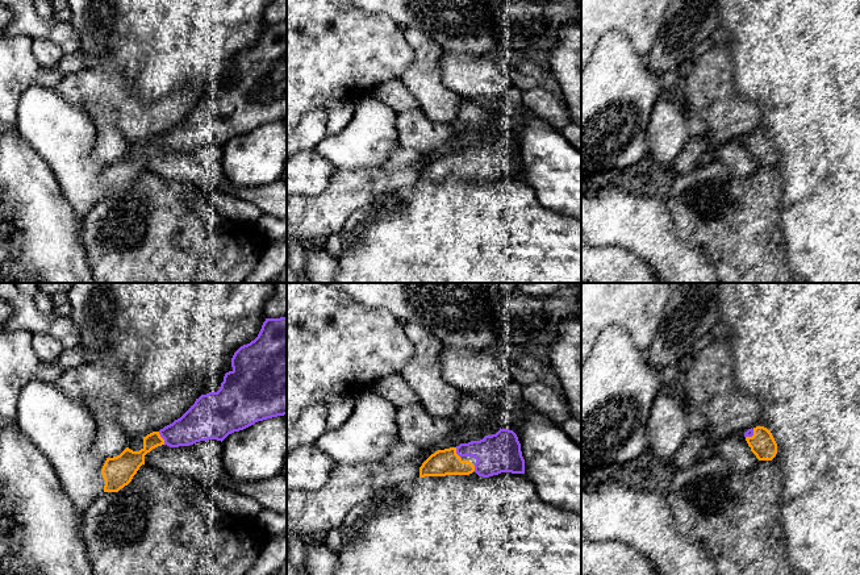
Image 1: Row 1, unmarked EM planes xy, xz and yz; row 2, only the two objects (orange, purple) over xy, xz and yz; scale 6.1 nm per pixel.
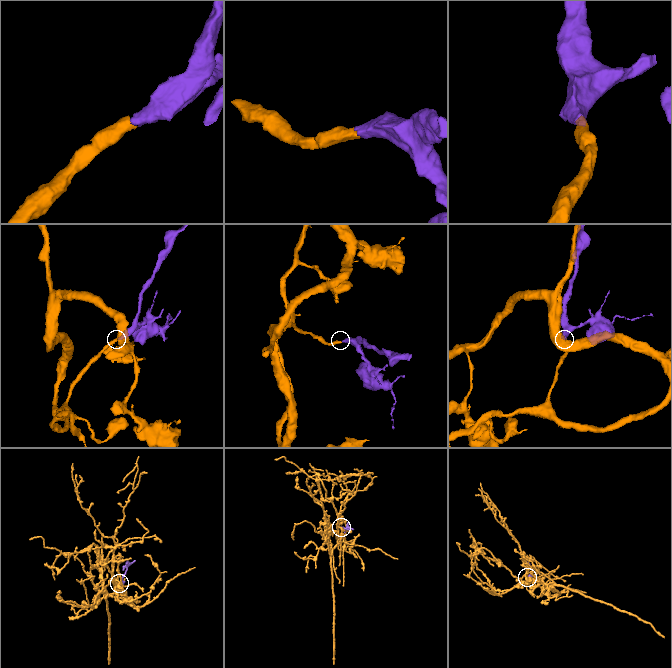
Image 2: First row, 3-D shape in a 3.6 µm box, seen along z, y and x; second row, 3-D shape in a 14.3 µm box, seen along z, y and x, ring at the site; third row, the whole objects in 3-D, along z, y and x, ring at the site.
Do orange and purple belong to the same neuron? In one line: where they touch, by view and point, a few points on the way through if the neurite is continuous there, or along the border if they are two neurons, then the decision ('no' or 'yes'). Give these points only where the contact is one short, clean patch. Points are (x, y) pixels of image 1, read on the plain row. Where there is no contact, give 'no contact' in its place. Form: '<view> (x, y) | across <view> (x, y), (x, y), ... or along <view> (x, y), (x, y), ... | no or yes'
xy (162, 144) | across xy (129, 167), (162, 144), (184, 137), (199, 128) | yes

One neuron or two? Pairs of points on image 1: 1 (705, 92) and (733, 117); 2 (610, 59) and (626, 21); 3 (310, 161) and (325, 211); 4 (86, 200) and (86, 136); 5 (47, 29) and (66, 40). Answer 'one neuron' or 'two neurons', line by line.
1: one neuron
2: two neurons
3: two neurons
4: one neuron
5: one neuron

